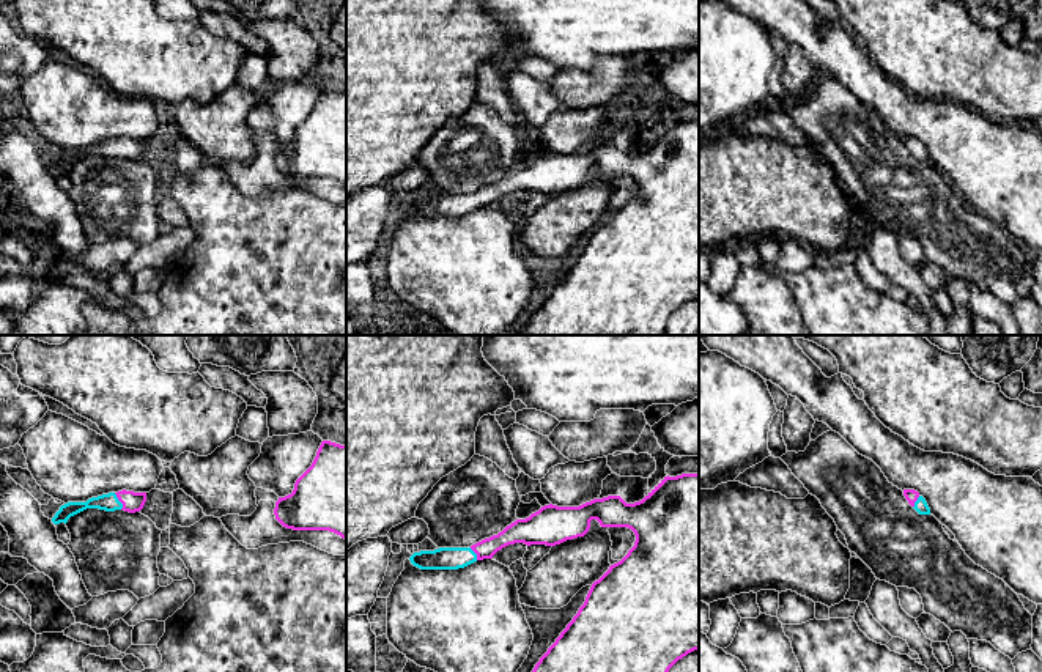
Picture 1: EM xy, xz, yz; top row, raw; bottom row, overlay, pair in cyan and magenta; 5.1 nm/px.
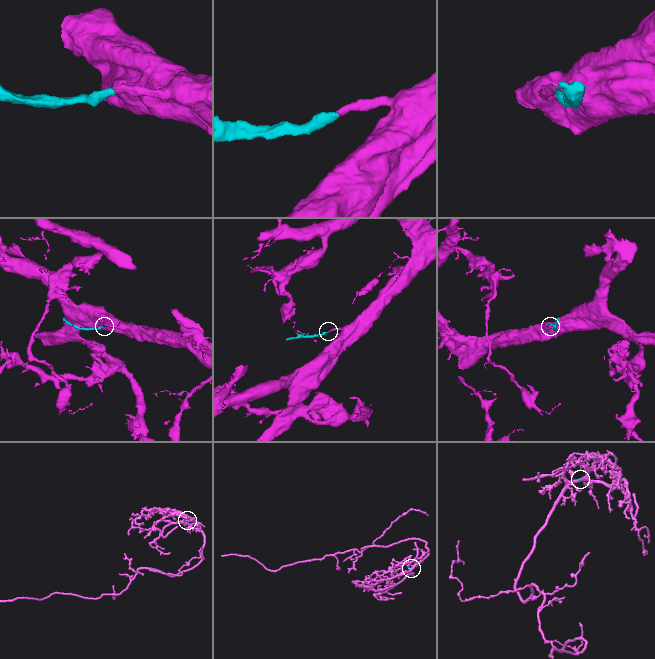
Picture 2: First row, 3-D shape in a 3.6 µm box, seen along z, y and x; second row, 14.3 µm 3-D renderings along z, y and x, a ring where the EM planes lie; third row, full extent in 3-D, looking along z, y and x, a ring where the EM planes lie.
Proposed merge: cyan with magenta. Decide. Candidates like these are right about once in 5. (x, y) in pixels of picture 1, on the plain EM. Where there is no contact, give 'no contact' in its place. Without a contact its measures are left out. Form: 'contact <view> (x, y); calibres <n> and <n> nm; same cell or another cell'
contact xy (118, 148); calibres 90 and 100 nm; same cell

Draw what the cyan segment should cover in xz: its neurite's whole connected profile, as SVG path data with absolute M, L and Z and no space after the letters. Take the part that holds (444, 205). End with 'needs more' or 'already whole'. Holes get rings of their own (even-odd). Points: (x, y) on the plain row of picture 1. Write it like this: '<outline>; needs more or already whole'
M699 120L667 123L634 151L620 143L579 154L549 151L471 195L420 198L409 208L420 217L458 217L493 206L508 192L556 194L584 184L592 167L601 175L631 176L634 194L592 231L578 261L518 335L664 335L669 316L699 297Z; needs more

